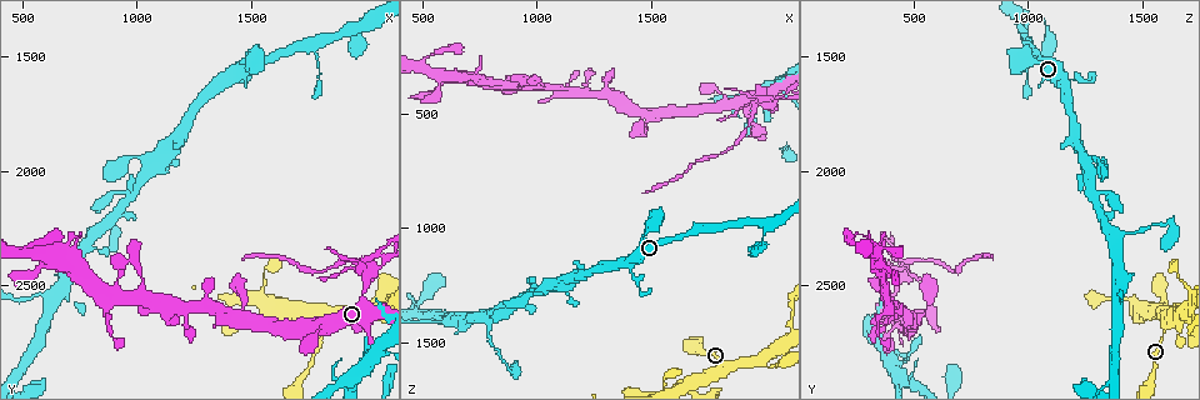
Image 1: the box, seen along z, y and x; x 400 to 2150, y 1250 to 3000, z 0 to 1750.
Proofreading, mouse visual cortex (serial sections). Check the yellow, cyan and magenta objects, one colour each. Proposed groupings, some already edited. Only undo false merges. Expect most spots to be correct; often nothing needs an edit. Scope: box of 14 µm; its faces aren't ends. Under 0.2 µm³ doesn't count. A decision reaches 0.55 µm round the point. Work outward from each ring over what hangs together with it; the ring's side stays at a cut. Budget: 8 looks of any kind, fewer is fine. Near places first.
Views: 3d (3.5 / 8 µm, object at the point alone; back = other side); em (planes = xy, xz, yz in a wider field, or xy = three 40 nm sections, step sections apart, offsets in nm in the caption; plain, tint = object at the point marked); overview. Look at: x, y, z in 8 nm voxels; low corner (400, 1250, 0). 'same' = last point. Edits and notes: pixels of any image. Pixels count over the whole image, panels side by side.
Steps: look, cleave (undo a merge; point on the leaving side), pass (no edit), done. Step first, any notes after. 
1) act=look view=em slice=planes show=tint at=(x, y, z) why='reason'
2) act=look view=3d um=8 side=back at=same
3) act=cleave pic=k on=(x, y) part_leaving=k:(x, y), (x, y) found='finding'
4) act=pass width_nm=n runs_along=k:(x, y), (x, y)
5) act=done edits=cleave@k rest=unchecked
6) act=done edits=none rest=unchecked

act=look view=3d um=8 at=(2060, 2420, 440) why='calibre changes'

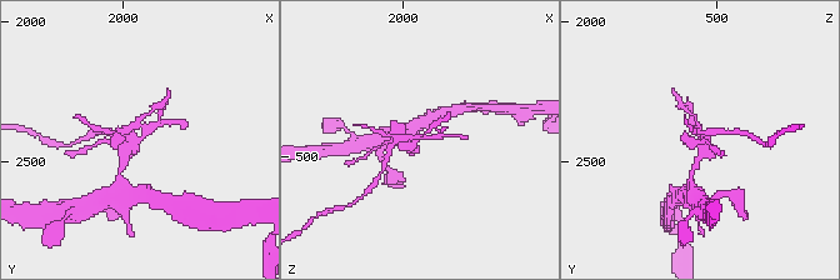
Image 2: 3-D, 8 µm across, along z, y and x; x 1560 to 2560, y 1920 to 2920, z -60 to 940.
act=look view=em slice=xy step=5 show=tint at=(2060, 2420, 450) why='now the EM'

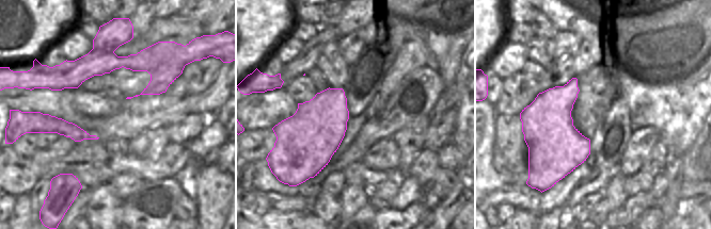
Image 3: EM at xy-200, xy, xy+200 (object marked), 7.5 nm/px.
act=cleave pic=2 on=(693, 118) found='two cells meet here'

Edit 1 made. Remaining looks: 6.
act=look view=overview why='redraw'

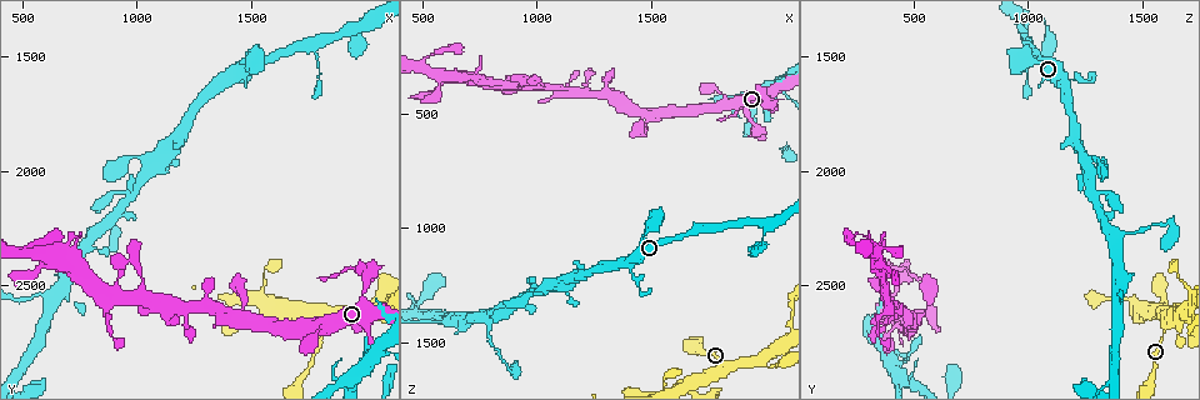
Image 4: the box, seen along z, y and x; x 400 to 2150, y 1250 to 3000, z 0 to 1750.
act=look view=3d um=8 at=(640, 2550, 1390)

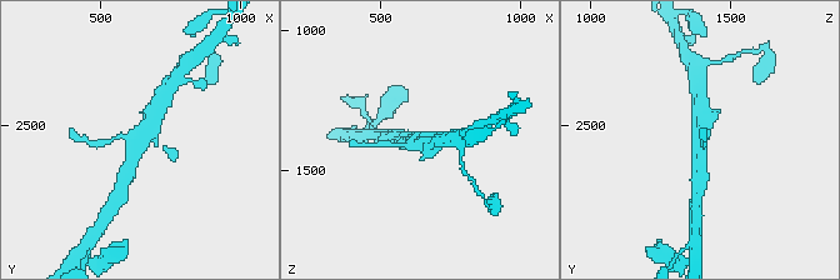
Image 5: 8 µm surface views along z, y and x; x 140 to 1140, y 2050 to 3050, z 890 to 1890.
act=look view=em slice=xy step=2 show=tint at=(640, 2540, 1400) why='now the EM'

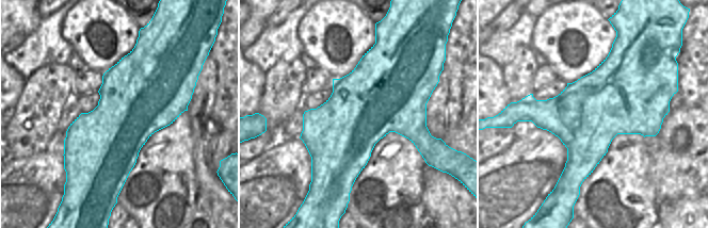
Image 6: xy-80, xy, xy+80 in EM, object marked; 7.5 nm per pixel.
act=pass runs_along=5:(159, 109), (126, 173) found='one cell here'

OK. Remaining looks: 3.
act=look view=3d um=8 at=(1770, 2670, 1630) why='abrupt turn'

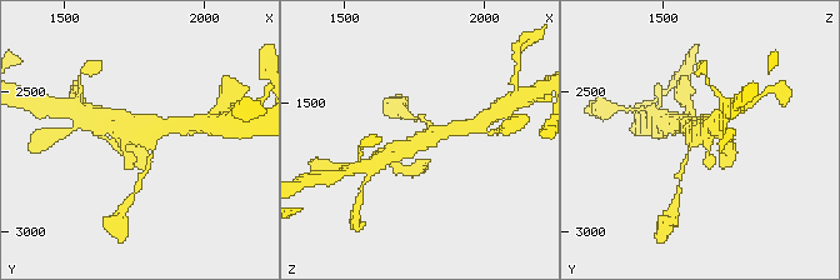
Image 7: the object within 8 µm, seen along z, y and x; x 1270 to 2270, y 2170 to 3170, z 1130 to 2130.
act=look view=3d um=3.5 at=(1770, 2660, 1630) why='zoom in'

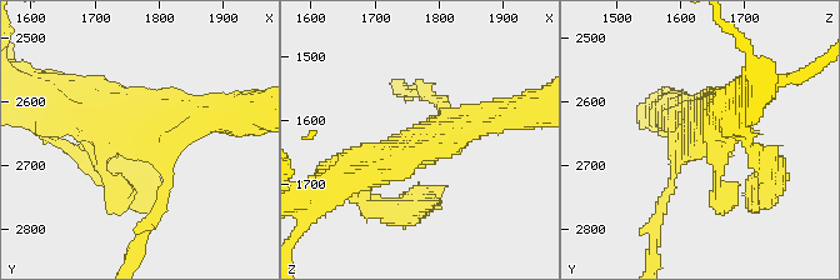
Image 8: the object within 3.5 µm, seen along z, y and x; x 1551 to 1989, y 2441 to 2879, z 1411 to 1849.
act=look view=em slice=xy step=2 show=tint at=(1770, 2665, 1630) why='need the tissue'

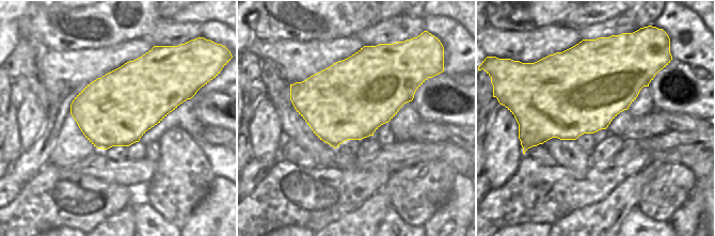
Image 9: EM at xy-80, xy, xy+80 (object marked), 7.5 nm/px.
act=pass runs_along=8:(159, 206), (155, 156), (68, 115) found='one cell here'

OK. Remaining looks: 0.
act=done edits=cleave@2 rest=unchecked

